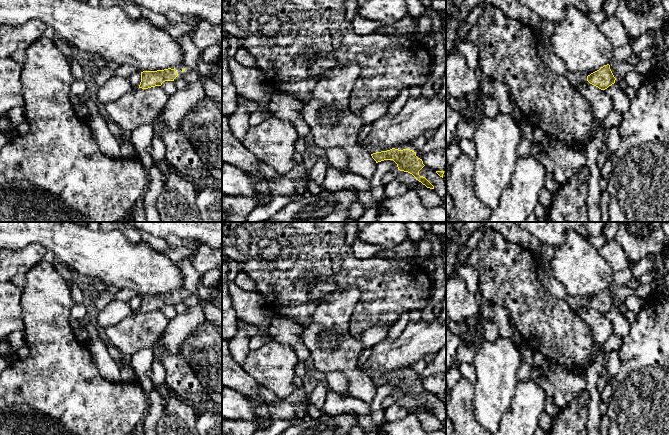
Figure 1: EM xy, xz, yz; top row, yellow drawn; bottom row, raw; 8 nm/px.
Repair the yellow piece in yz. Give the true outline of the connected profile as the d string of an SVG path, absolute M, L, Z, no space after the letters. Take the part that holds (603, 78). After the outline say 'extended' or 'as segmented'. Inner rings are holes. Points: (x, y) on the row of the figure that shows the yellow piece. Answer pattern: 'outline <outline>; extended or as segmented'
outline M604 65L599 70L586 76L583 74L577 74L567 71L565 74L572 87L576 88L577 85L588 81L590 84L598 87L601 90L607 89L609 86L615 83L616 78L614 77L610 65Z; extended

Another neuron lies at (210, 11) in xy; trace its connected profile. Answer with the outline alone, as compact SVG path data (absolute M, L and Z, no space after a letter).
M130 0L153 12L165 15L176 11L186 17L194 17L213 25L222 24L222 0Z

